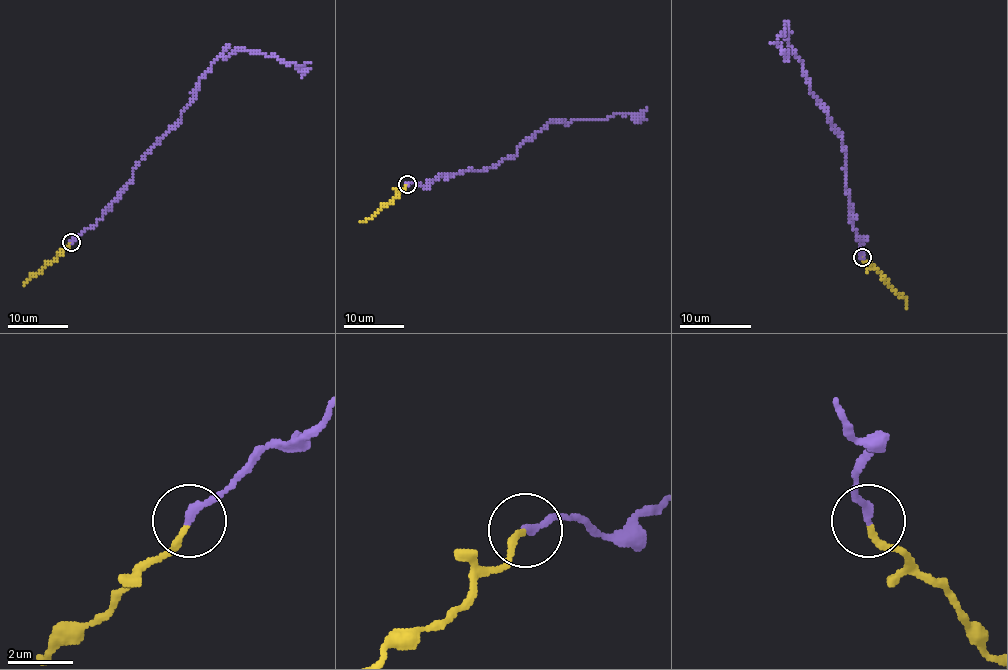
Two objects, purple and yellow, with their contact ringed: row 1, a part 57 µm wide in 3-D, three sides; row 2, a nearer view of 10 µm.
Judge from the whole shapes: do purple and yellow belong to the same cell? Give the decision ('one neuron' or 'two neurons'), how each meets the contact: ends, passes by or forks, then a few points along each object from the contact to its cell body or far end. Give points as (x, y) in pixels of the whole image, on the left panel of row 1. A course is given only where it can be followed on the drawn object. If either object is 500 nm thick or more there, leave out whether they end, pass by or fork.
two neurons; purple ends there; yellow ends there; purple runs (71, 242), (118, 197), (136, 162), (177, 122), (198, 80), (221, 55), (248, 49), (301, 72), (310, 67); yellow runs (71, 242), (23, 286)

